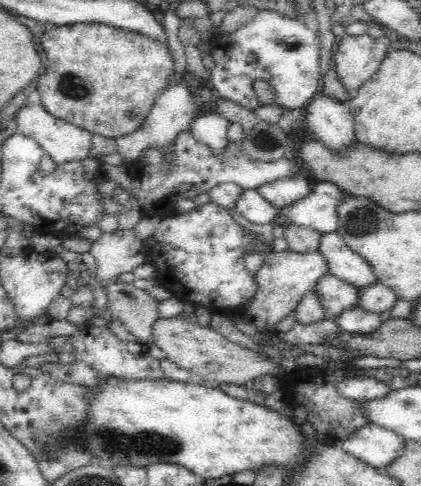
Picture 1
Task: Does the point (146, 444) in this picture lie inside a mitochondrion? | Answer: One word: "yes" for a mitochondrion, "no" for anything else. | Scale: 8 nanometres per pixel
yes

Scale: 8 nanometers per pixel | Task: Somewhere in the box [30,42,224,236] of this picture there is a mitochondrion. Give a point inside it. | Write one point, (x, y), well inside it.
(73, 86)

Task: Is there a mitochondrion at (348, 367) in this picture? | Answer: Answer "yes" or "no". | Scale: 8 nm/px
no

